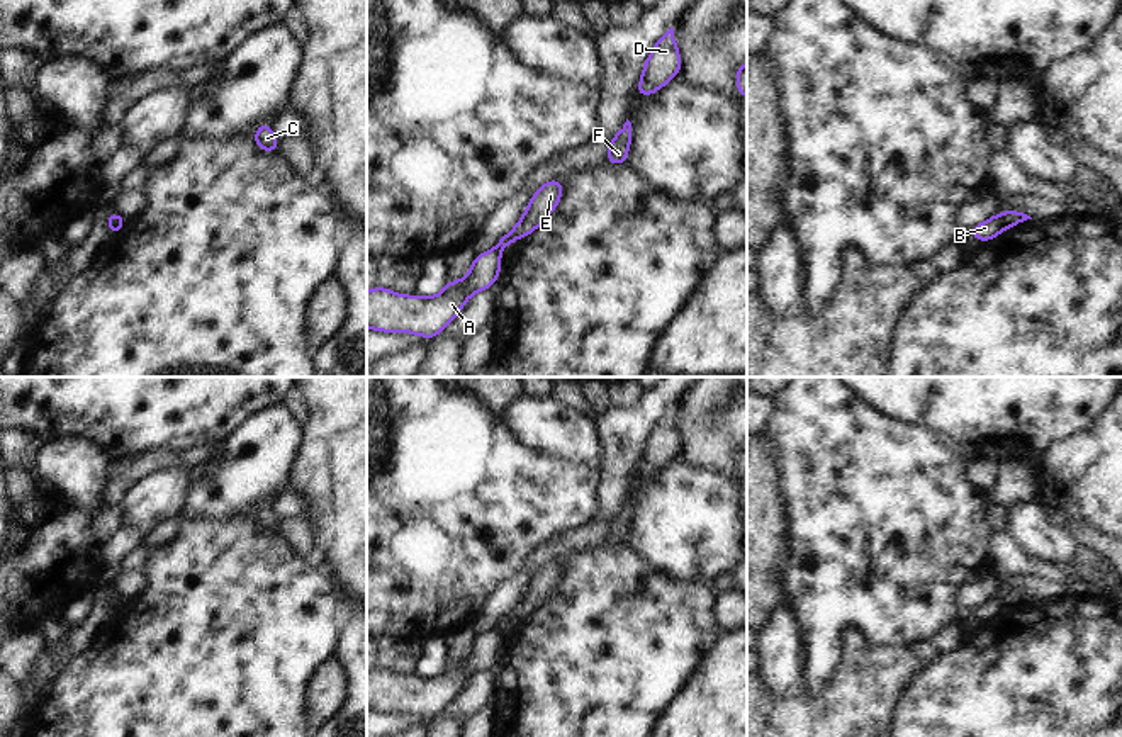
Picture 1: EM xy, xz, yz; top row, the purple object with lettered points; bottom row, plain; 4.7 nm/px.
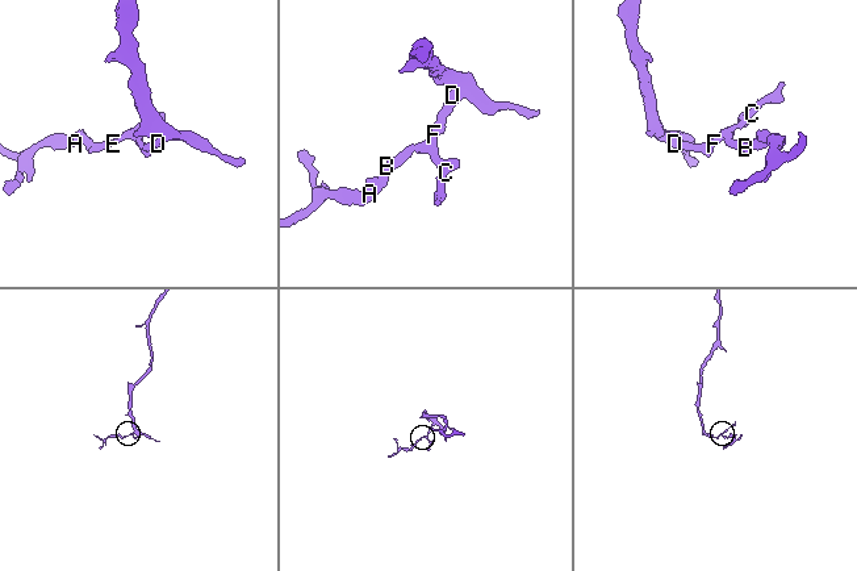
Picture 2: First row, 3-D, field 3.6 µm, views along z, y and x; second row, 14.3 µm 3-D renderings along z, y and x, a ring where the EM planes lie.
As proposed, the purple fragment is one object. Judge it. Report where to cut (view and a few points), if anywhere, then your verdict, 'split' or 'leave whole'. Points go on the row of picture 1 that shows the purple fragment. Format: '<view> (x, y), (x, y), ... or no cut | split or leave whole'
yz (998, 214), (1004, 228) | split

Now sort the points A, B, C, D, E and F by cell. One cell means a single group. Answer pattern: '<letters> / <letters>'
A / B C D E F

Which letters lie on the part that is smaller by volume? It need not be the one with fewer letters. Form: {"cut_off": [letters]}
{"cut_off": ["A"]}

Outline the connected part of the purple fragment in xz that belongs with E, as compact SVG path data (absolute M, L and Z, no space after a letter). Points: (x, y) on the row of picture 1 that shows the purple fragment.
M555 178L541 185L519 219L519 222L496 243L496 250L508 248L514 239L531 234L557 207L562 195L562 180Z

